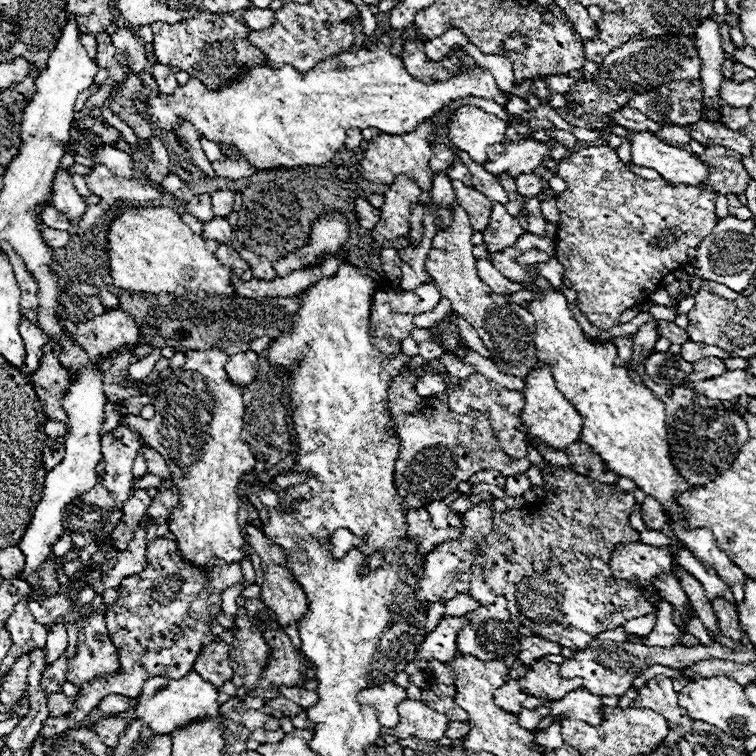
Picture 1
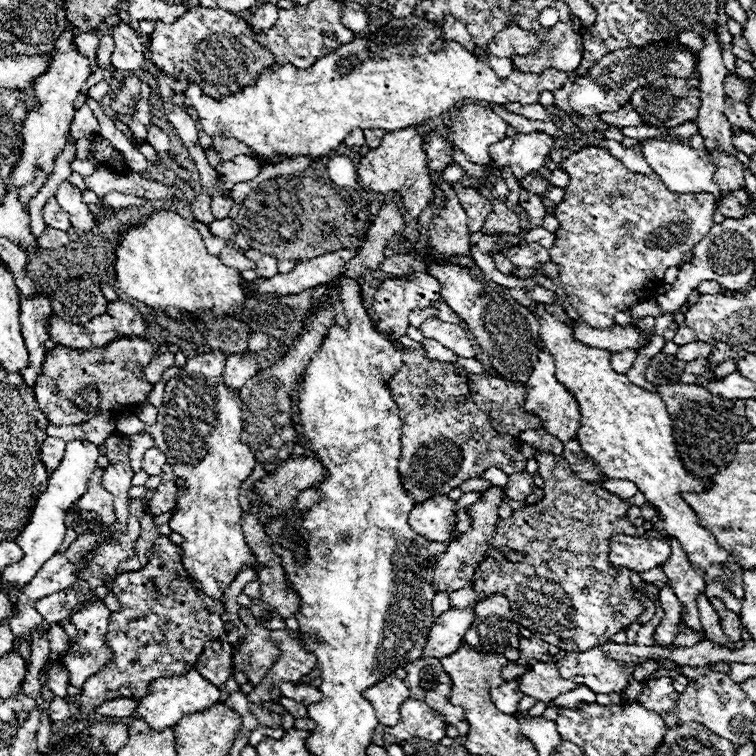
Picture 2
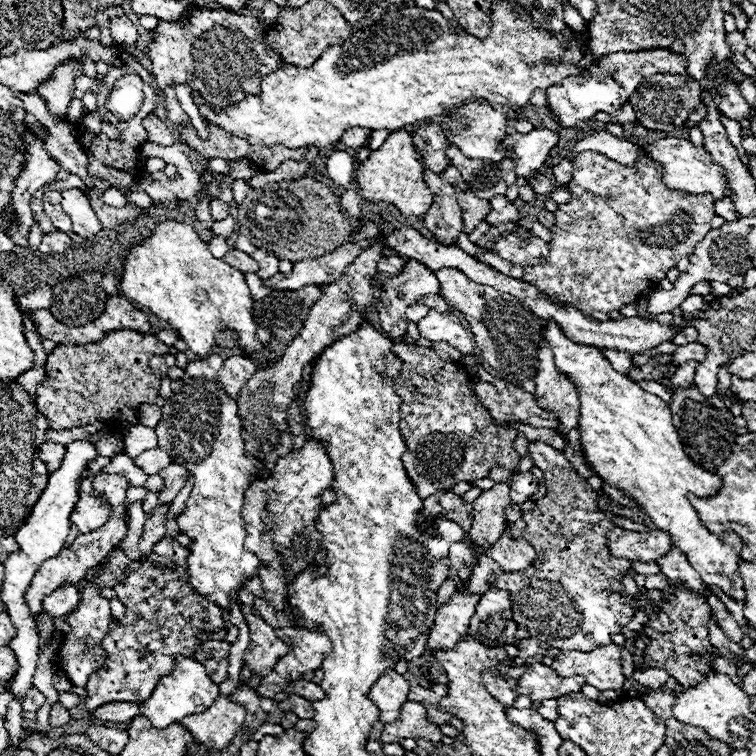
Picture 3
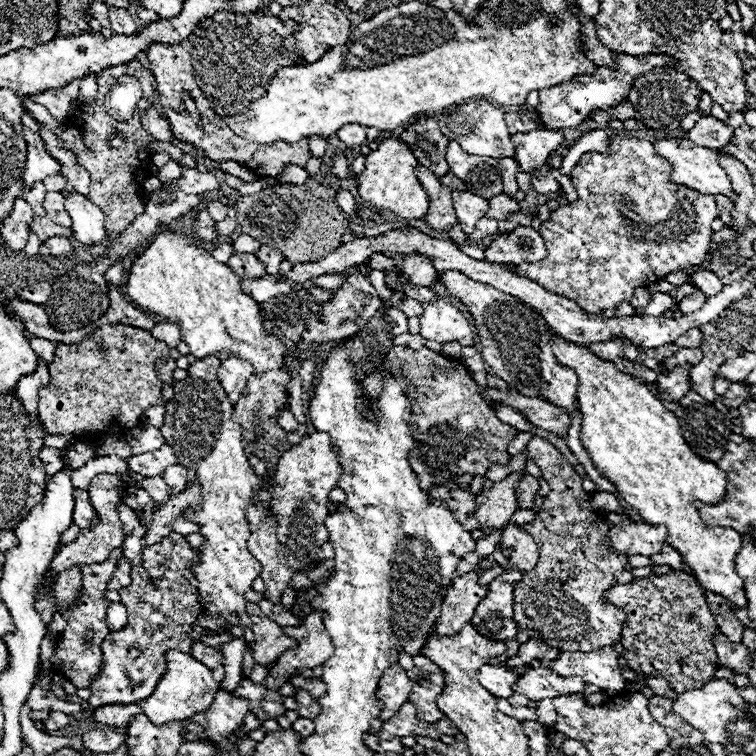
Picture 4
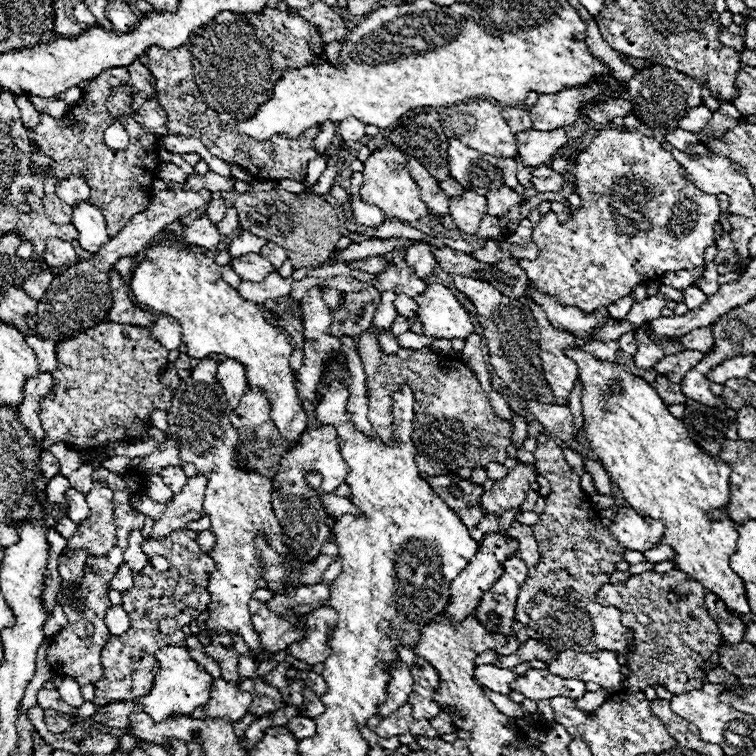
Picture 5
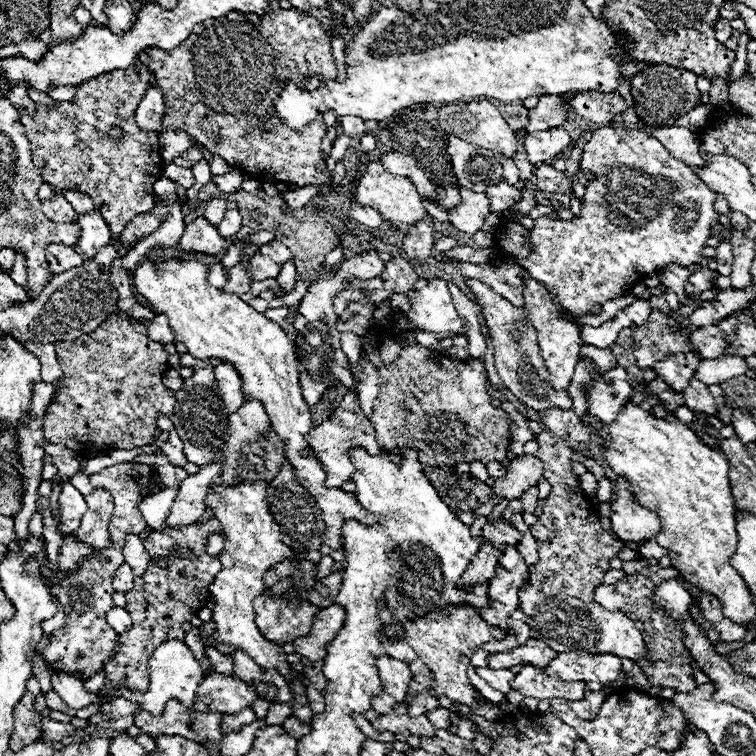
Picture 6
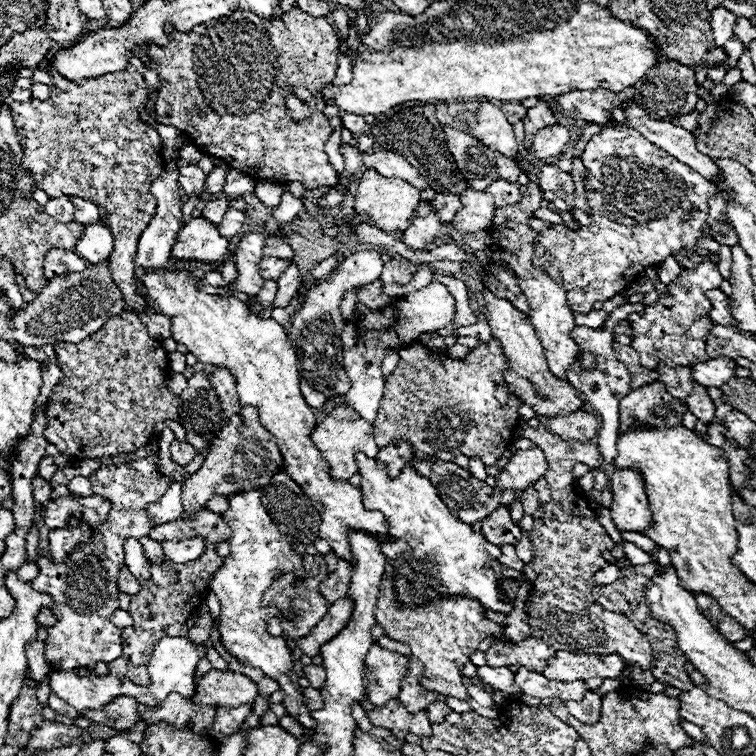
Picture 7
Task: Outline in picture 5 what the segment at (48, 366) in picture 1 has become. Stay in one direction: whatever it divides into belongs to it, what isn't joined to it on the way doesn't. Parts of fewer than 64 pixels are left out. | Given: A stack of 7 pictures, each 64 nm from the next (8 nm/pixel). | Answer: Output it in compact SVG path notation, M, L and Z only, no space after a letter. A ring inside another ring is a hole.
M100 322L100 326L94 326L76 338L58 342L56 358L58 372L52 374L54 388L40 406L40 418L46 438L64 442L68 448L86 450L100 448L108 442L136 444L140 440L146 440L150 432L150 414L154 410L168 412L172 406L172 390L160 382L160 368L168 364L168 348L156 342L150 336L148 328L118 322Z

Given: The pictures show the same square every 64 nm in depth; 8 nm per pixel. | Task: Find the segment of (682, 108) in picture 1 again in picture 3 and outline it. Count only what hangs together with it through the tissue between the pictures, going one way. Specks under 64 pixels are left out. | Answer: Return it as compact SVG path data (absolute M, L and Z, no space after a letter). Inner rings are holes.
M656 74L648 76L636 86L636 90L630 94L632 106L636 106L636 118L638 124L642 124L648 130L660 130L660 132L672 132L684 126L688 116L696 110L696 106L702 102L702 88L696 80L692 80L688 74Z

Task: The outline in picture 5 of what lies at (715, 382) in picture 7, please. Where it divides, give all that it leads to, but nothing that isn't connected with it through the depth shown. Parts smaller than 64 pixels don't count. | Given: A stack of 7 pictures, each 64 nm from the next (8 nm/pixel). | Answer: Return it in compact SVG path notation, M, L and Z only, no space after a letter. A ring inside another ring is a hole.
M736 356L736 358L724 360L722 364L714 366L708 372L708 380L724 384L730 378L746 378L746 374L752 370L752 358L754 356Z

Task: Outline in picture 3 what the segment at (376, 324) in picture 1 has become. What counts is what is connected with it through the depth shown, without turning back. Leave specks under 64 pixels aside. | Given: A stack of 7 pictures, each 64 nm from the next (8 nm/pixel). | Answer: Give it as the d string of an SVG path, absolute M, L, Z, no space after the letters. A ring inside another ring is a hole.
M408 260L404 270L390 278L380 292L378 318L388 338L406 334L406 308L414 302L422 302L424 294L438 294L440 282L436 274L418 260Z

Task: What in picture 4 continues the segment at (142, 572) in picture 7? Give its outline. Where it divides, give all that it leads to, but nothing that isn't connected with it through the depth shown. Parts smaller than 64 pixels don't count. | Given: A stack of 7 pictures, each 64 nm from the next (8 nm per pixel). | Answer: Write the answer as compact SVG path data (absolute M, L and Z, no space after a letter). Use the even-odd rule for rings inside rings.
M140 524L130 536L124 540L124 558L130 560L132 566L142 566L142 540L144 540L144 524Z

